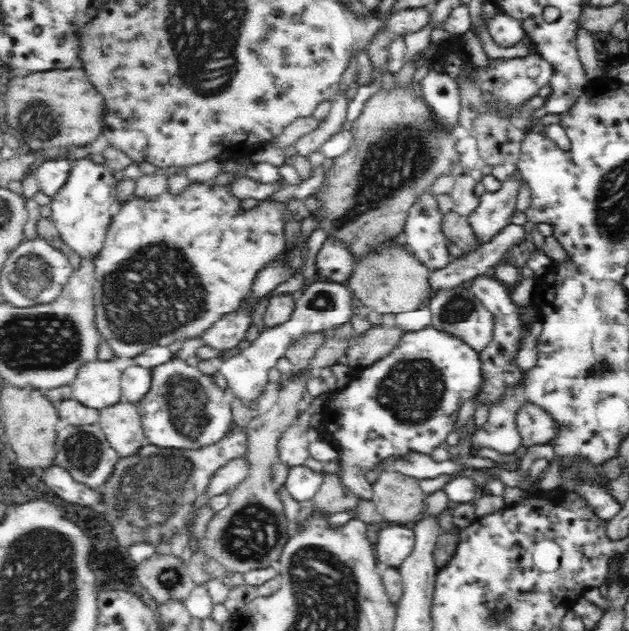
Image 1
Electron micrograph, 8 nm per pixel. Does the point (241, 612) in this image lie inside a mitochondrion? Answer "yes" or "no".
no

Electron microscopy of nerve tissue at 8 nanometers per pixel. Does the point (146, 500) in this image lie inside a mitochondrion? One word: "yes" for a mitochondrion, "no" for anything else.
yes

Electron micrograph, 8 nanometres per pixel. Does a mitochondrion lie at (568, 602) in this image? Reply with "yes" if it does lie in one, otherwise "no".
no

